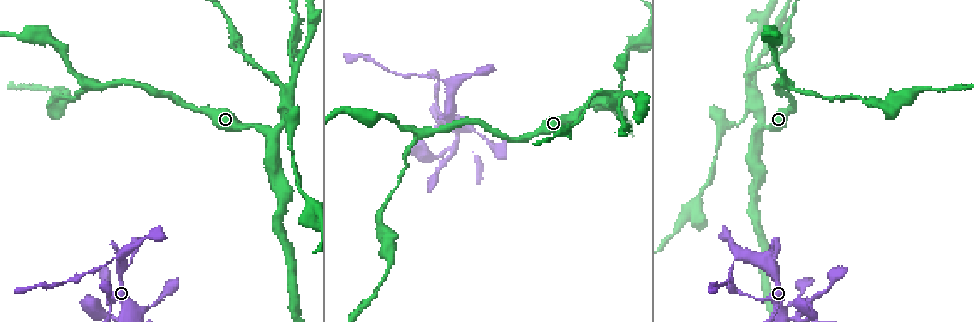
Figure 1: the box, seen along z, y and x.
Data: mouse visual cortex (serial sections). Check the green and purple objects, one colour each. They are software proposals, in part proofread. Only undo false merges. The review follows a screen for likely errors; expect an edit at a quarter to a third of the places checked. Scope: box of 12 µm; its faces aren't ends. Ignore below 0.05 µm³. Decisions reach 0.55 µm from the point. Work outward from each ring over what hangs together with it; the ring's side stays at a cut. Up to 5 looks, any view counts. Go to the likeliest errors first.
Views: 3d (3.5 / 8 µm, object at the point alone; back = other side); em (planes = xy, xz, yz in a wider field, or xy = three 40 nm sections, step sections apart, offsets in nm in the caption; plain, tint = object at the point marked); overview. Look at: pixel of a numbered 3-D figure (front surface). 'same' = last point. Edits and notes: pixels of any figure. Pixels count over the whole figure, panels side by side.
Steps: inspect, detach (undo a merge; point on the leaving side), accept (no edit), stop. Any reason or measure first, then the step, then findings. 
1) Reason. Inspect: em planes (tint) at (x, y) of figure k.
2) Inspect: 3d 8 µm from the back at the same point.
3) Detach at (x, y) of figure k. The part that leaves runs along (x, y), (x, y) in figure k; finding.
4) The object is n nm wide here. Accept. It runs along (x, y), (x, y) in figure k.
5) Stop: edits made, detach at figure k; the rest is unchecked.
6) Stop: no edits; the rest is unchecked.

Three arms meet. Inspect: 3d 8 µm at (96, 86) of figure 1.

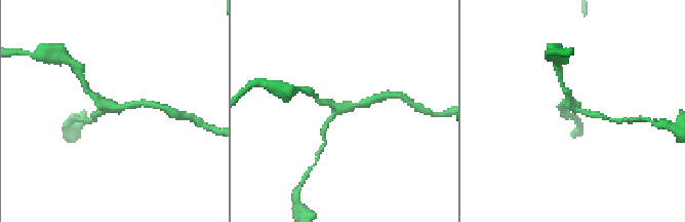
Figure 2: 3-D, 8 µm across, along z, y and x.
Zoom in. Inspect: 3d 3.5 µm at (575, 107) of figure 2.

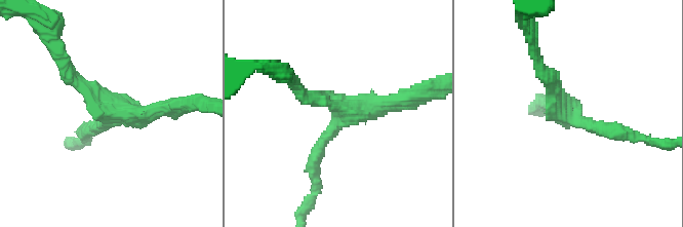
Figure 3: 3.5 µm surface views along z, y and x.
Inspect: em planes (tint) at (568, 114) of figure 3.

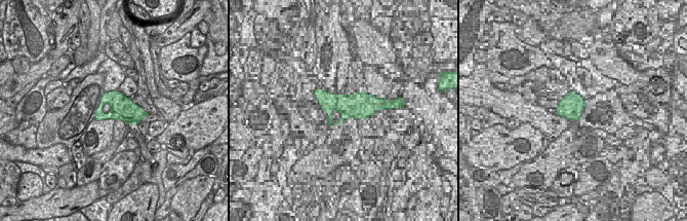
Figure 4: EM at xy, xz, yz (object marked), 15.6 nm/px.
The arms are 200, 200, 250 nm wide. Accept. It runs along (418, 92), (359, 108), (315, 155) in figure 3; all the same cell.

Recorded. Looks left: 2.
Three arms meet. Inspect: 3d 3.5 µm at (288, 106) of figure 1.

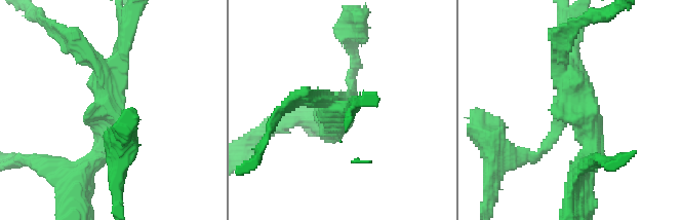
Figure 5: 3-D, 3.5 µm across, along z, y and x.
3 arms meet here; the arms are 150, 300, 300 nm wide; need the tissue. Inspect: em xy step 2 (tint) at (574, 111) of figure 5.

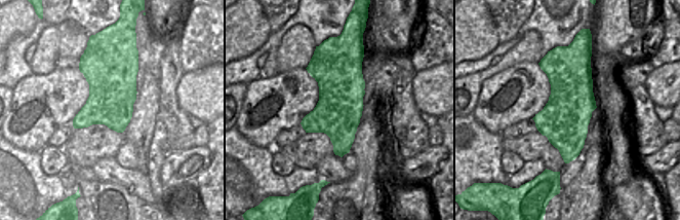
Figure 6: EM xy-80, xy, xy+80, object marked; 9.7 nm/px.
Detach at (67, 43) of figure 5. The part that leaves runs along (117, 114), (123, 155), (117, 171) in figure 5; two cells meet here.

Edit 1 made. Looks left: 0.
Stop: edits made, detach at figure 5; the rest is unchecked.

